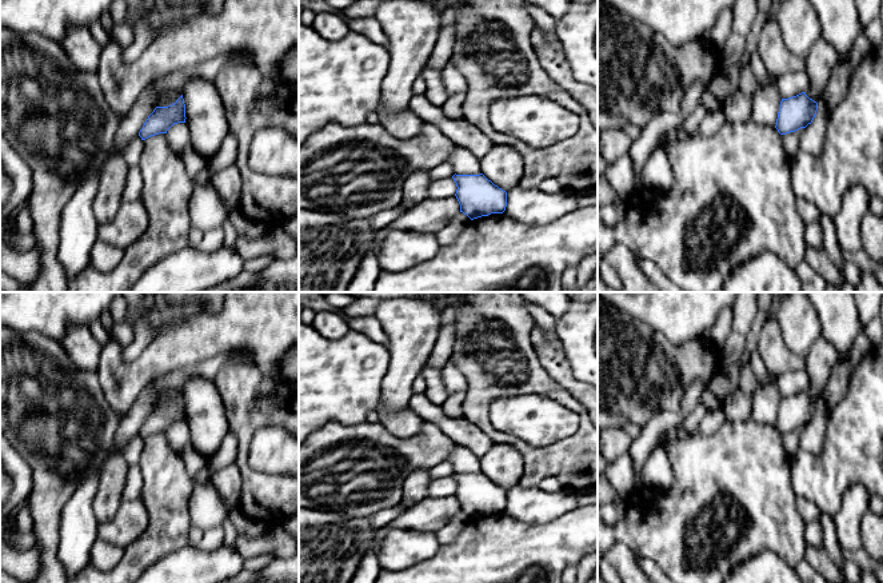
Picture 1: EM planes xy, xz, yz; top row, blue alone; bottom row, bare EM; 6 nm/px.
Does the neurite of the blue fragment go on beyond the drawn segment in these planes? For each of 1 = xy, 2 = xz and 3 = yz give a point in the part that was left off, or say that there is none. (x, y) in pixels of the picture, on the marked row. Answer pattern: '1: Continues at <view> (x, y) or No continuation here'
1: No continuation here
2: Continues at xz (446, 187)
3: Continues at yz (790, 84)

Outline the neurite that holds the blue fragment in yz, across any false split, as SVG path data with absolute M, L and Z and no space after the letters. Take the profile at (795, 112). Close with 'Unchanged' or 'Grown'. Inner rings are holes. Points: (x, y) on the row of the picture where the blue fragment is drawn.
M806 71L784 73L775 77L782 96L776 125L780 135L806 128L812 123L818 103L806 95L810 79Z. Grown

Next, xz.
M483 173L454 175L431 183L428 199L446 199L455 196L460 204L460 212L471 220L503 213L507 207L507 192L495 185Z. Grown

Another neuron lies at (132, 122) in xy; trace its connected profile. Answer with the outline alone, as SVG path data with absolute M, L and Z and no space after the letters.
M152 83L140 93L132 108L123 116L115 133L113 145L108 156L120 156L123 148L135 139L148 116L157 107Z

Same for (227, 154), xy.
M232 132L221 141L216 153L208 159L207 171L213 177L219 171L223 171L228 165L235 164L239 152L239 143Z

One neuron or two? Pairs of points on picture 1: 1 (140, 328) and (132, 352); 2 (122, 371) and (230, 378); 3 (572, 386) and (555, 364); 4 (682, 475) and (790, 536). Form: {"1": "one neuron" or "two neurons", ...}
{"1": "one neuron", "2": "two neurons", "3": "one neuron", "4": "one neuron"}

